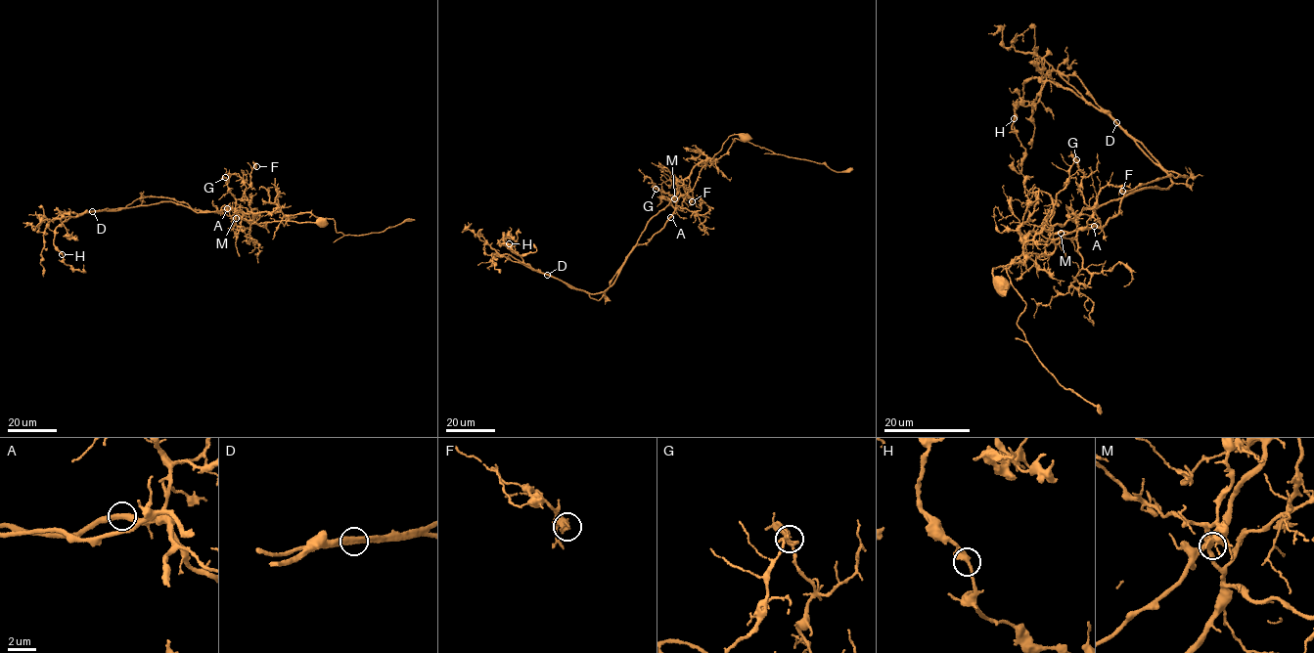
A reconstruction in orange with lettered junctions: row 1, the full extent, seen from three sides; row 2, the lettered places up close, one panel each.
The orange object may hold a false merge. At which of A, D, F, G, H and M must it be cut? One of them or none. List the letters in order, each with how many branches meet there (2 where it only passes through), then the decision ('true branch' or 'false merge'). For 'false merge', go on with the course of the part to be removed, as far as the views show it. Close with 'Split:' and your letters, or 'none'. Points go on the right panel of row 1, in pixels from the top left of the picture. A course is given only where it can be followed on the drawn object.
A: 2 branches meet; true branch
D: 2 branches meet; false merge; foreign part runs (1115, 122), (1172, 187), (1030, 232), (1025, 263), (1006, 268), (1032, 349), (1098, 413)
F: 2 branches meet; true branch
G: 2 branches meet; true branch
H: 2 branches meet; true branch
M: 2 branches meet; true branch
Split: D

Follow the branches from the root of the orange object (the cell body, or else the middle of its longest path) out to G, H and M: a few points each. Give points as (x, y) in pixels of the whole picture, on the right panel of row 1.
G: (1002, 286), (993, 267), (1025, 252), (1046, 255), (1087, 226), (1092, 208), (1076, 159)
H: (1002, 286), (1007, 266), (1026, 259), (1030, 231), (1172, 183), (1110, 115), (1067, 88), (1029, 79), (1014, 118)
M: (1002, 286), (992, 268), (1006, 266), (1022, 253), (1046, 255), (1069, 233), (1061, 233)

